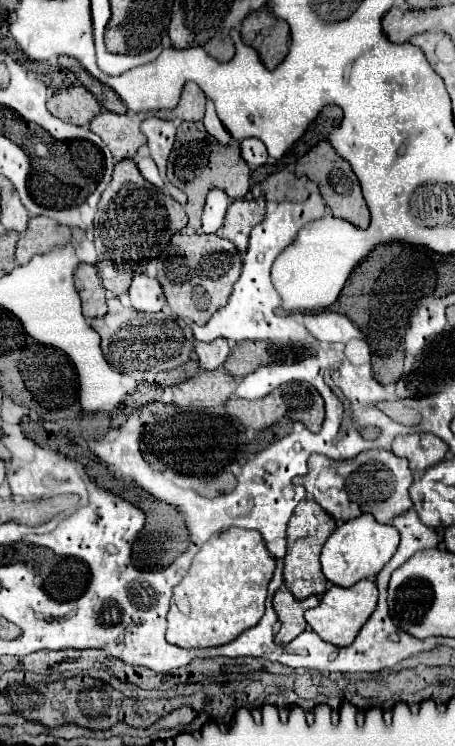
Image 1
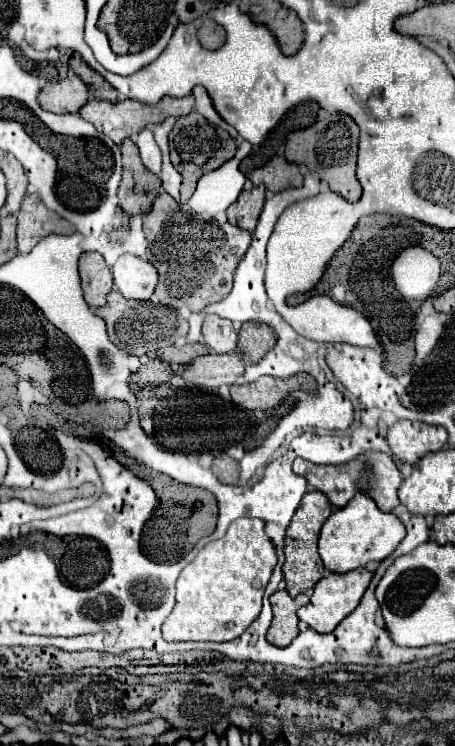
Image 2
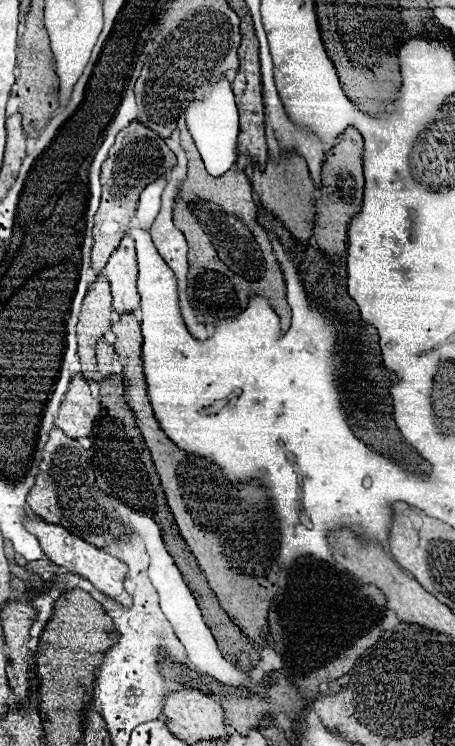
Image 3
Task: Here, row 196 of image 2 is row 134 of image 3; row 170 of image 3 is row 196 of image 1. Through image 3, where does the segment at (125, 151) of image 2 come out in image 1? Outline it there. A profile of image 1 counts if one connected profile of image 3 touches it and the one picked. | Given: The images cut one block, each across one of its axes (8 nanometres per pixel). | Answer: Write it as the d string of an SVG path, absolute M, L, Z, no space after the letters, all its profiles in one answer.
M132 160L118 162L114 166L112 182L102 192L94 218L94 238L98 252L96 268L104 282L104 288L116 298L126 294L132 278L136 274L144 274L146 262L160 258L170 238L182 232L186 224L186 212L182 210L182 206L178 206L176 200L146 182Z

